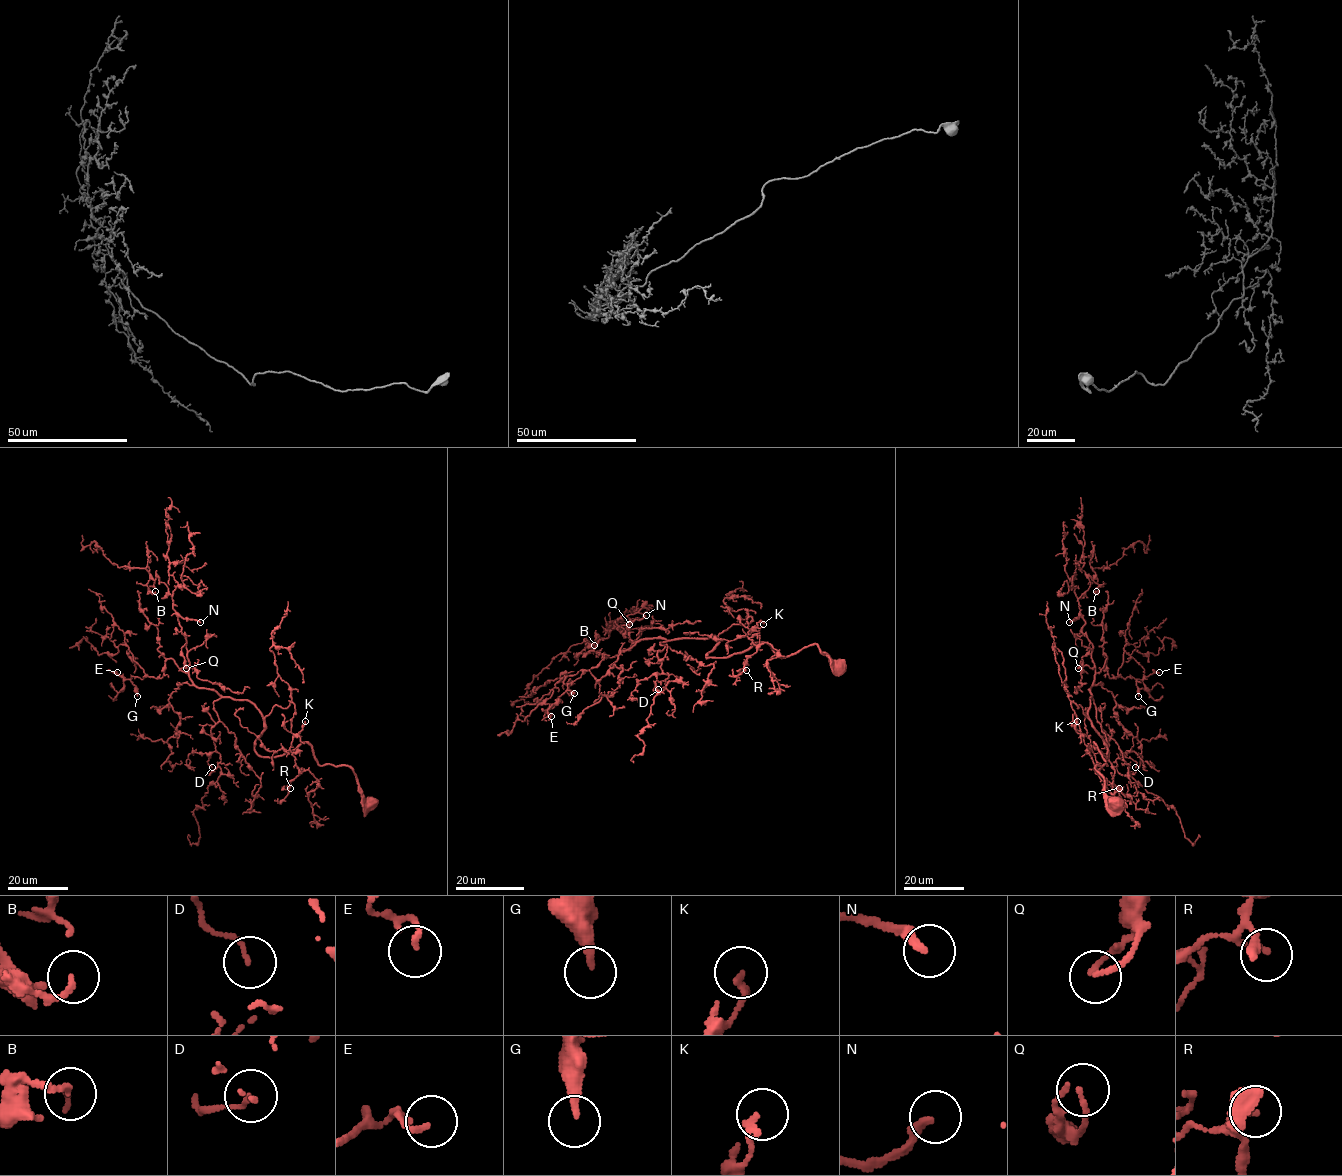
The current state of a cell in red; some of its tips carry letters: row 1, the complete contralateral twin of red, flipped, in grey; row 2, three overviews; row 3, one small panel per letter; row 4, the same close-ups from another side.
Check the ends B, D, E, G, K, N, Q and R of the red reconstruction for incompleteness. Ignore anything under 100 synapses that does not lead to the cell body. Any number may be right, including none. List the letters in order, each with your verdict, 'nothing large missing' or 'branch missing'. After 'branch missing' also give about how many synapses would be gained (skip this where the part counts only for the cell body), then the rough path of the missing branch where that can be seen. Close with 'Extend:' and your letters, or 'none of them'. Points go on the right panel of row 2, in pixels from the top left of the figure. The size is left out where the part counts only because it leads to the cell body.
B: nothing large missing
D: nothing large missing
E: nothing large missing
G: nothing large missing
K: nothing large missing
N: branch missing; 300 synapses; course (1069, 622), (1059, 619), (1060, 628), (1049, 618), (1045, 603), (1053, 559), (1045, 529), (1049, 513), (1057, 510)
Q: nothing large missing
R: nothing large missing
Extend: N

